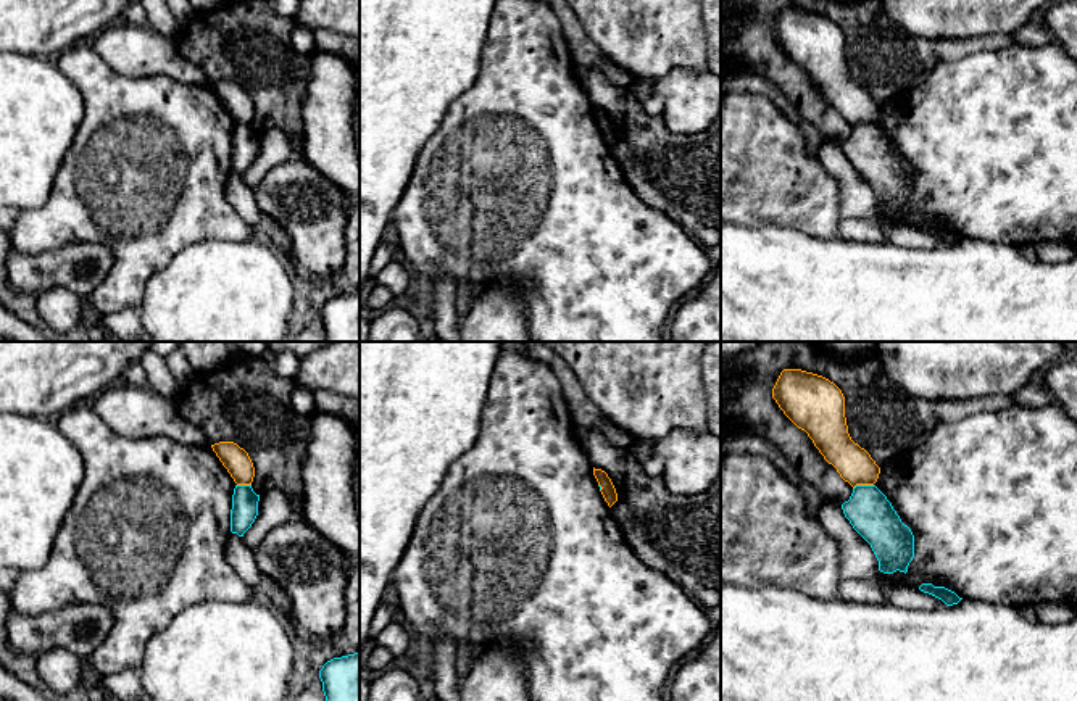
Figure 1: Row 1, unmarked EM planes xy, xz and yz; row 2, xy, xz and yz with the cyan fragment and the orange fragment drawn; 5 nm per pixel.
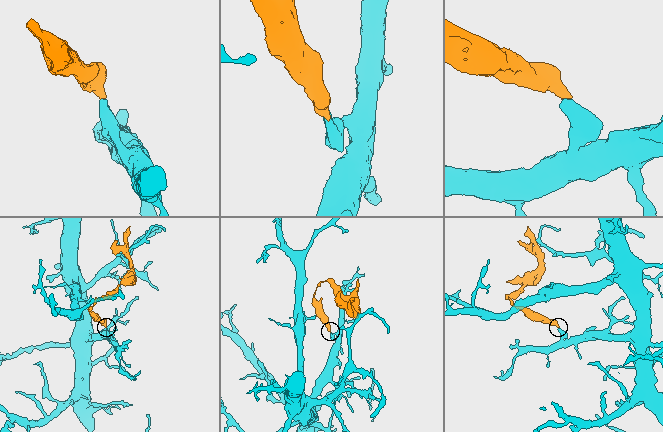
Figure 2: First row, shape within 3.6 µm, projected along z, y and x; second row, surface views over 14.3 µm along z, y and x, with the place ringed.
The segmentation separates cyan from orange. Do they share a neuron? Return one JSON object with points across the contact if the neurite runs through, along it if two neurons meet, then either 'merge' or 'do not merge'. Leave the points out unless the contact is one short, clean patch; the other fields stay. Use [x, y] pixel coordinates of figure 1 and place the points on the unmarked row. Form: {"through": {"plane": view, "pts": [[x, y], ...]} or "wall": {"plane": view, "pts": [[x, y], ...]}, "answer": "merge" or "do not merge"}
{"answer": "do not merge"}

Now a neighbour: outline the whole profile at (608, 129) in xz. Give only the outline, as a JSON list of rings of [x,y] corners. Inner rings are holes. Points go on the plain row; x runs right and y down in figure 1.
[[[593,106],[593,114],[595,114],[598,124],[601,126],[600,131],[601,131],[605,140],[611,147],[618,140],[618,132],[616,132],[616,127],[613,124],[611,118],[608,116],[608,113],[605,110],[595,108],[595,106]]]

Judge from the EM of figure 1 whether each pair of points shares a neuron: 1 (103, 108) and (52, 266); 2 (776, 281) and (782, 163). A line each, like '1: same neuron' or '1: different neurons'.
1: different neurons
2: different neurons

